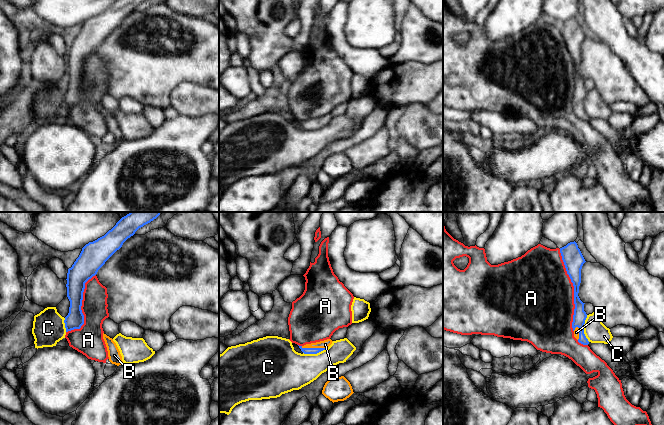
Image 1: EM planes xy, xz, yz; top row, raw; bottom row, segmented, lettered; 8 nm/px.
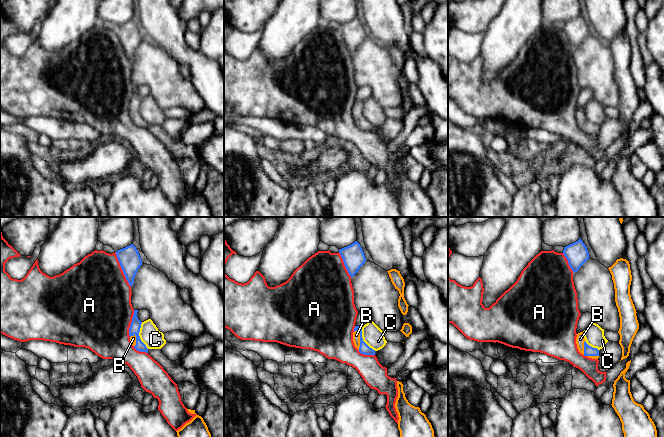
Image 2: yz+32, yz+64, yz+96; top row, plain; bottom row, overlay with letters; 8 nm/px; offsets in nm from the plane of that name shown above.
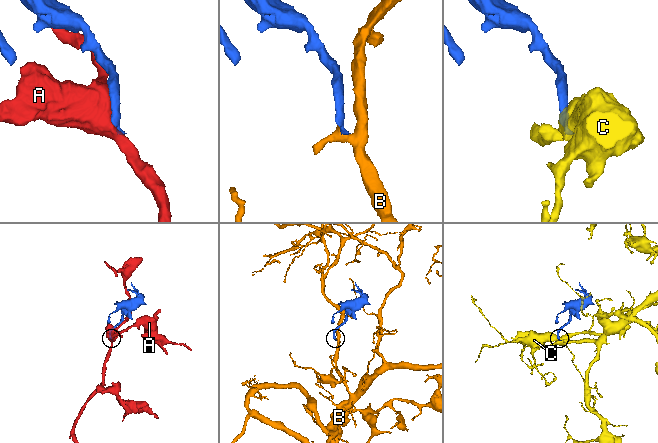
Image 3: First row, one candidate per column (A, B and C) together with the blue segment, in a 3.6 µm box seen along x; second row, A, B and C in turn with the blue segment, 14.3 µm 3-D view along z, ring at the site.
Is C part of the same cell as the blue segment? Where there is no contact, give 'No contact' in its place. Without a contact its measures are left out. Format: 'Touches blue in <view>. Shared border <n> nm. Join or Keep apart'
Touches blue in yz. Shared border 220 nm. Keep apart

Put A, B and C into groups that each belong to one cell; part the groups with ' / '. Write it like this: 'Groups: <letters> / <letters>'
Groups: A / B / C

